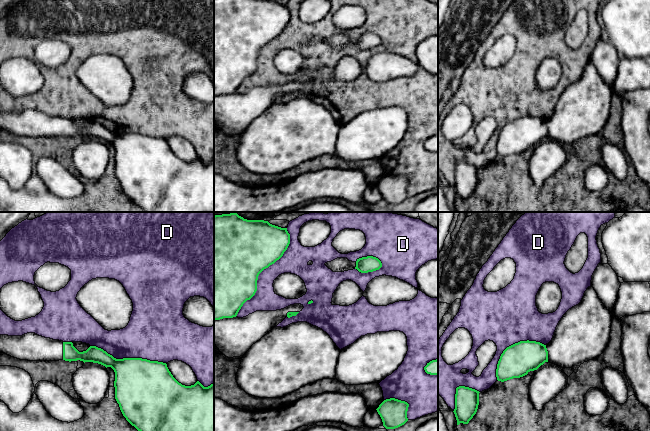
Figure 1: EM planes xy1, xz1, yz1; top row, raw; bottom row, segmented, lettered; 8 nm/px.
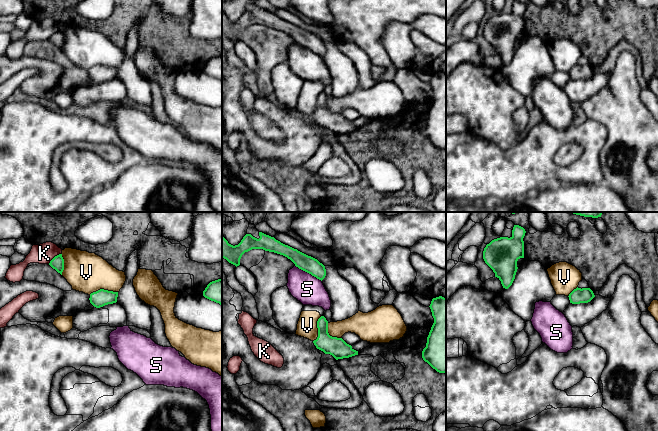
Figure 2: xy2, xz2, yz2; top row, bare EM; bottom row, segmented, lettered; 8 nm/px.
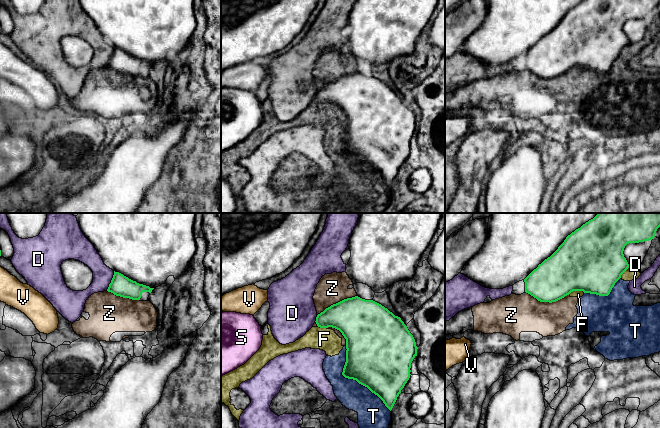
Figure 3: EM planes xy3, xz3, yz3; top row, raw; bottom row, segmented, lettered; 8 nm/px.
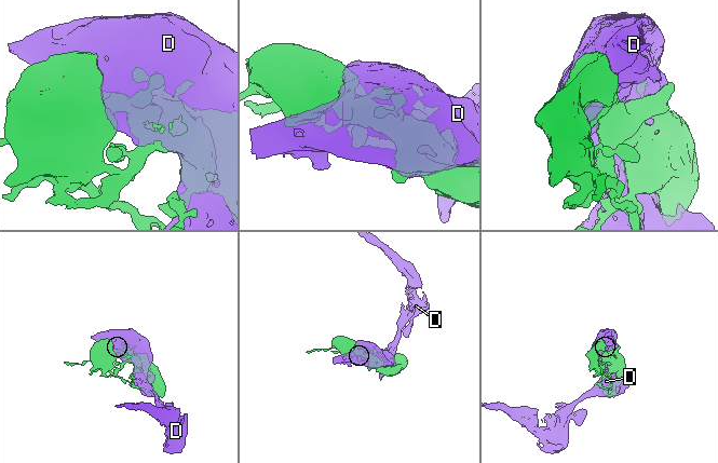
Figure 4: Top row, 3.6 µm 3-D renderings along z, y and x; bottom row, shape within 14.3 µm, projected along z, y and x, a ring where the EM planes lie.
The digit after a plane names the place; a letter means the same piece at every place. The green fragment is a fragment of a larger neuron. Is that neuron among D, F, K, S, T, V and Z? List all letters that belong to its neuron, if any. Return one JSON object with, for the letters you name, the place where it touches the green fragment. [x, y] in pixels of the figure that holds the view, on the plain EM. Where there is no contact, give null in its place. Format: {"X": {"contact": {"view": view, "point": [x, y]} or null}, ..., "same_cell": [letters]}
{"same_cell": []}

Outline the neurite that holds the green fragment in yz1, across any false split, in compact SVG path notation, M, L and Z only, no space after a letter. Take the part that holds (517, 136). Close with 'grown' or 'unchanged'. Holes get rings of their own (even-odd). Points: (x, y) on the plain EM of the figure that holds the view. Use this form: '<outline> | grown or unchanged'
M588 63L581 78L563 91L548 120L529 116L520 117L503 127L497 140L497 156L504 158L523 153L530 147L537 146L545 138L561 144L578 146L581 140L596 135L606 125L610 116L612 93L613 90L604 82L594 64Z | grown

